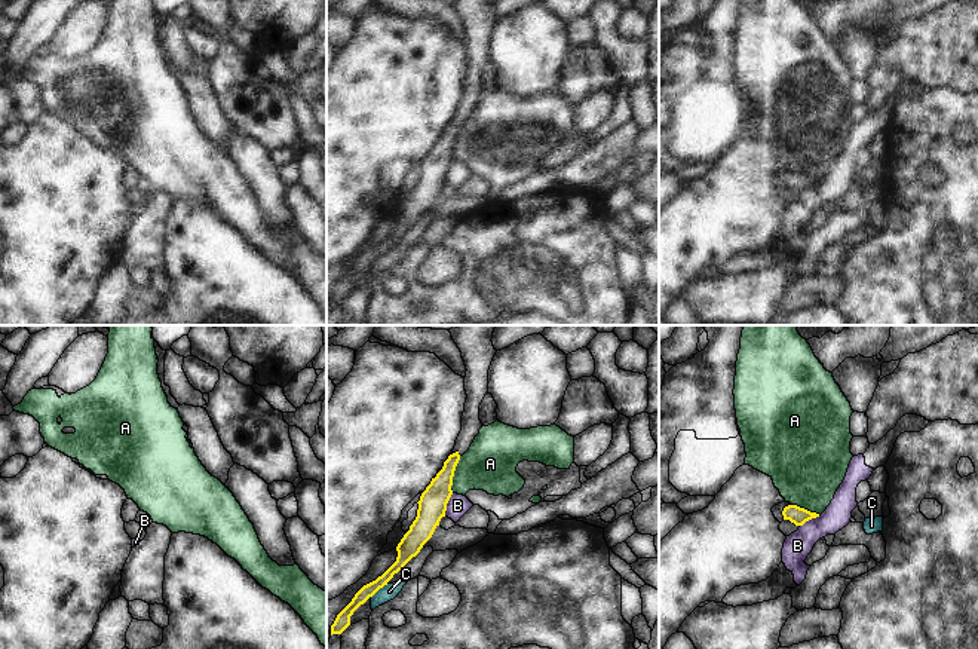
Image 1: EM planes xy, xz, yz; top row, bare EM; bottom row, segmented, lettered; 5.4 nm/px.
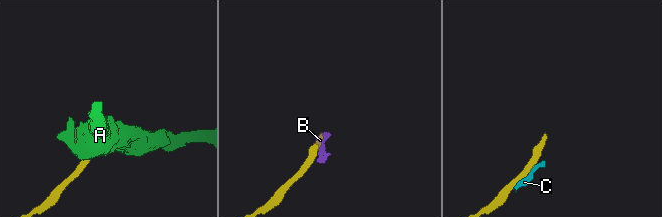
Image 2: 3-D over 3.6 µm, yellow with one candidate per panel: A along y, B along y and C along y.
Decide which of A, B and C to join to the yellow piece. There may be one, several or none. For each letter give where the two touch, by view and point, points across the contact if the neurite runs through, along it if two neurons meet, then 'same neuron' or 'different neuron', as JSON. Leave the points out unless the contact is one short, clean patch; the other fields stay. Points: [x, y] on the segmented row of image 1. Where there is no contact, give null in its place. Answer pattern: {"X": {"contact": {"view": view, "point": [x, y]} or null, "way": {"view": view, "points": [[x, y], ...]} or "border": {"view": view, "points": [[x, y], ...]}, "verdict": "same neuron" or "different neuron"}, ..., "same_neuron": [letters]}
{"A": {"contact": {"view": "xz", "point": [453, 474]}, "border": {"view": "xz", "points": [[460, 456], [451, 492]]}, "verdict": "different neuron"}, "B": {"contact": {"view": "xz", "point": [445, 505]}, "border": {"view": "xz", "points": [[453, 493], [444, 516]]}, "verdict": "different neuron"}, "C": {"contact": {"view": "xz", "point": [379, 588]}, "verdict": "different neuron"}, "same_neuron": []}

